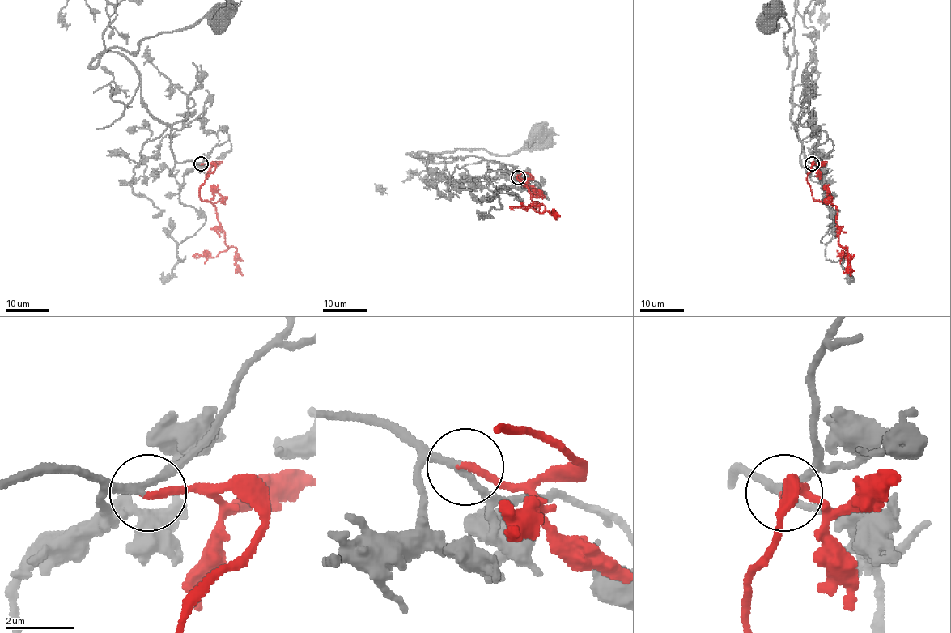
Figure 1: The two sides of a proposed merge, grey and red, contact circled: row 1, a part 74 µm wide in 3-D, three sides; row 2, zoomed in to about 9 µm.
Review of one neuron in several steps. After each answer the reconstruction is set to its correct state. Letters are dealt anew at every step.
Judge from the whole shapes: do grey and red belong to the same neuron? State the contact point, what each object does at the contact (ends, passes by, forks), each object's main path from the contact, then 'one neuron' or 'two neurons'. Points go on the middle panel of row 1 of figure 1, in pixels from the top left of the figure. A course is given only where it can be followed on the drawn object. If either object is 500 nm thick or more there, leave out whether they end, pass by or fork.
place (518, 177); grey passes by; red ends; course grey (517, 176), (492, 170), (489, 161), (474, 156), (434, 163), (415, 156), (462, 148), (515, 154), (537, 134); course red (518, 176), (532, 176), (523, 172), (517, 176), (533, 203), (542, 204), (545, 210), (514, 210); one neuron

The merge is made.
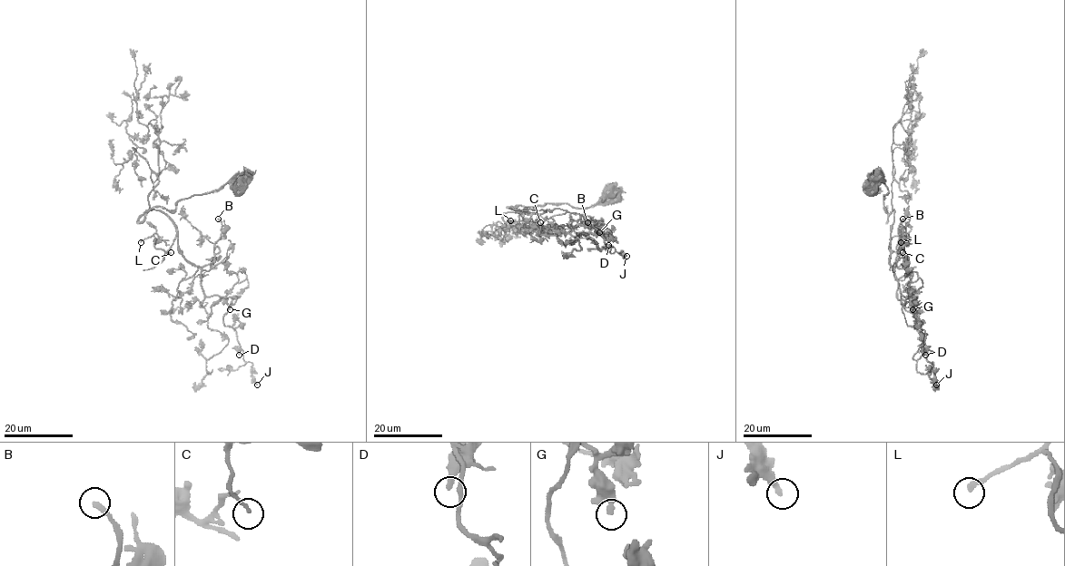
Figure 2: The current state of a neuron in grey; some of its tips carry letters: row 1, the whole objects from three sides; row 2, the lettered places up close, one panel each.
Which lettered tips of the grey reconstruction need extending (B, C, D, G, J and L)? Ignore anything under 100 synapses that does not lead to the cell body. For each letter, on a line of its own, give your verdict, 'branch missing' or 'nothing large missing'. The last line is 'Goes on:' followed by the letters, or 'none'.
B: branch missing
C: branch missing
D: nothing large missing
G: nothing large missing
J: nothing large missing
L: branch missing
Goes on: B, C, L

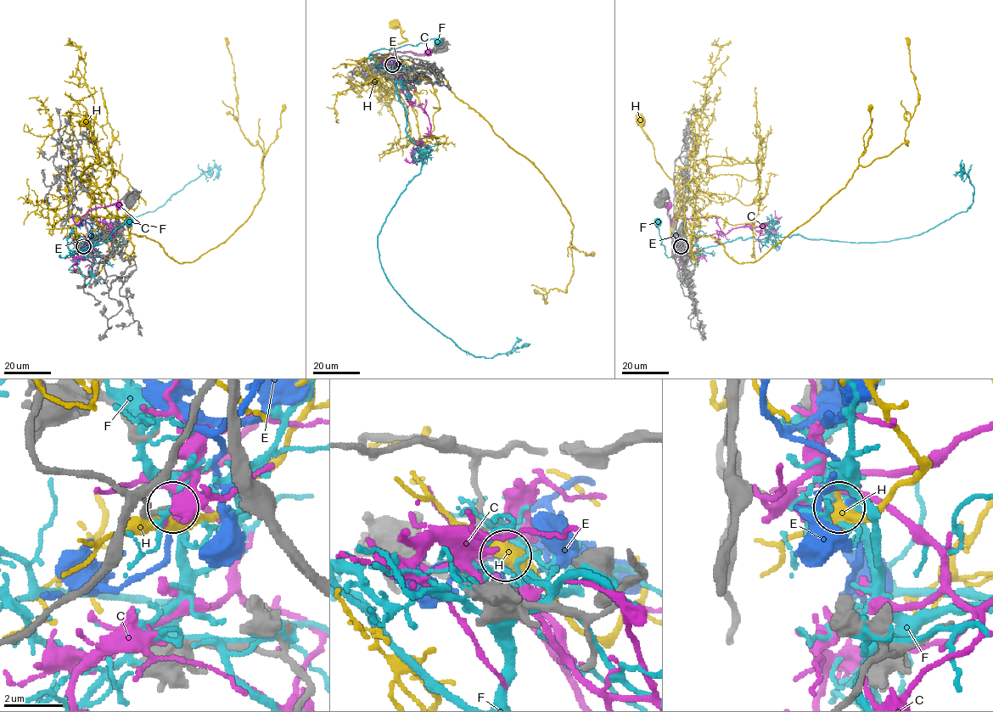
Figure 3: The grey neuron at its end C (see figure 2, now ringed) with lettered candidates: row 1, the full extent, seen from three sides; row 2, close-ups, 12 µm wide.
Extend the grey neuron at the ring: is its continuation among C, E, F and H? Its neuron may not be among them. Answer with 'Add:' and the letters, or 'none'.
Add: E

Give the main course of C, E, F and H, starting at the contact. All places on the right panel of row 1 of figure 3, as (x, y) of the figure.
C: (680, 246), (720, 231), (714, 215), (674, 216), (670, 224), (668, 204)
E: (681, 246), (676, 238), (683, 220), (685, 228)
F: (681, 245), (695, 255), (740, 238), (911, 238), (965, 212), (974, 187), (962, 167), (962, 180)
H: (680, 247), (687, 243), (683, 234), (694, 211), (689, 202), (680, 203), (679, 187), (656, 161), (641, 120)

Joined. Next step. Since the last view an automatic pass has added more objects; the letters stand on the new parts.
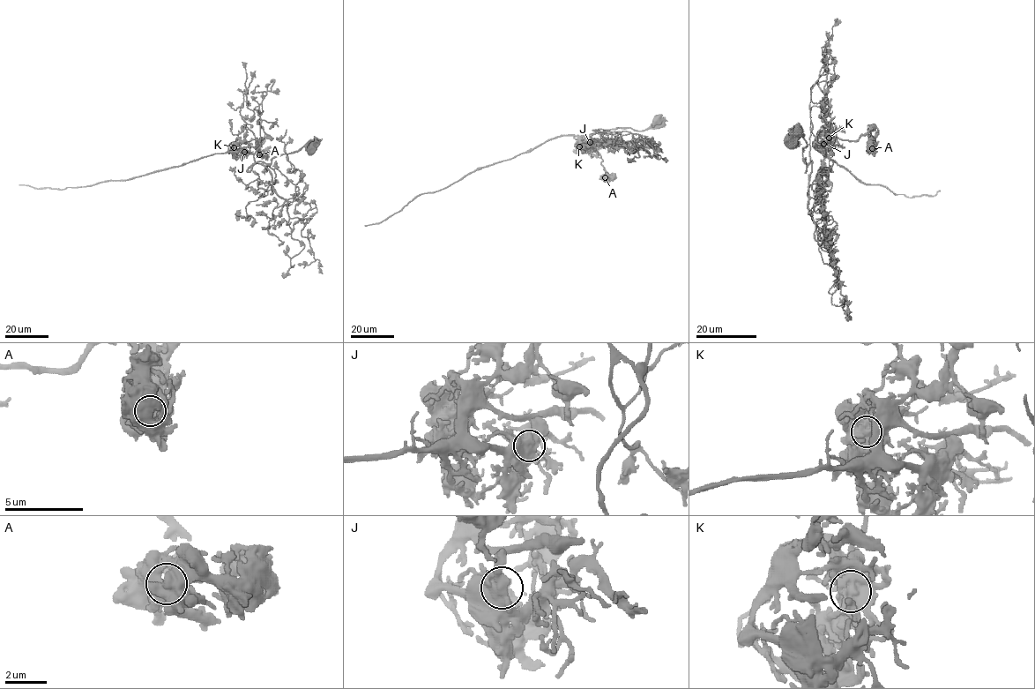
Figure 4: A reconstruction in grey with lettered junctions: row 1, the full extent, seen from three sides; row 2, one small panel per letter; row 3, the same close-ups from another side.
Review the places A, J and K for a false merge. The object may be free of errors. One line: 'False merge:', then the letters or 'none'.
False merge: K

